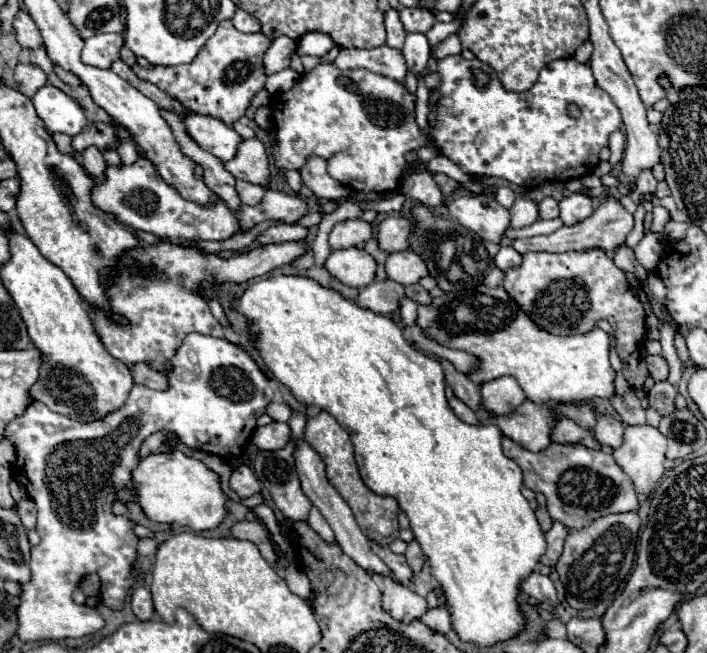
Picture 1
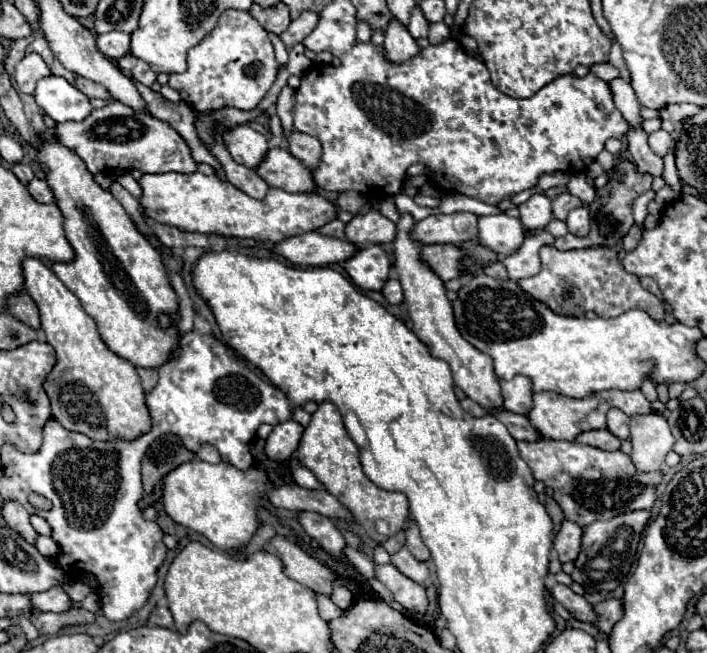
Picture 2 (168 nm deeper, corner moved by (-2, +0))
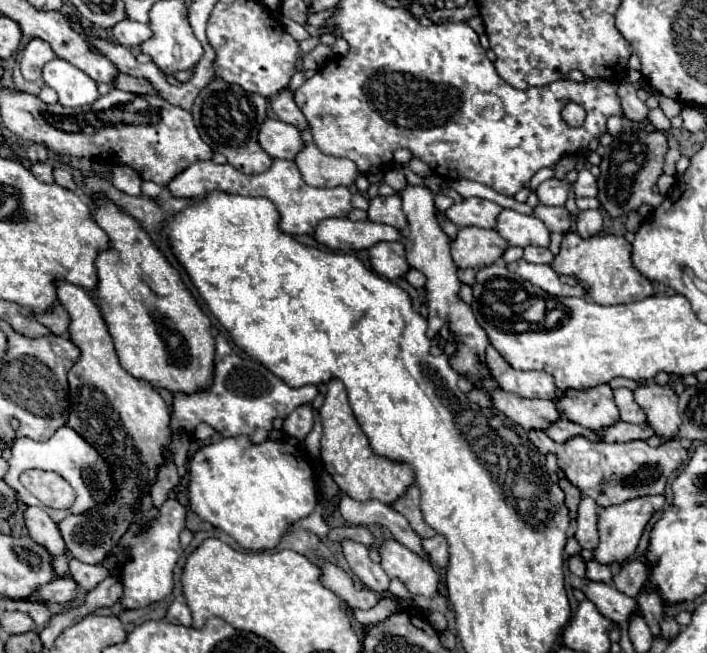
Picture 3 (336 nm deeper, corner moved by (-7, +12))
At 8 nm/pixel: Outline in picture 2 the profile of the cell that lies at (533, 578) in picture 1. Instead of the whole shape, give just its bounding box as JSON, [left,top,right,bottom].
[551,584,597,622]

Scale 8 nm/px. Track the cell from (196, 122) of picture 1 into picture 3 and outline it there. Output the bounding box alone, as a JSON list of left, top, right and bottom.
[258,120,302,160]

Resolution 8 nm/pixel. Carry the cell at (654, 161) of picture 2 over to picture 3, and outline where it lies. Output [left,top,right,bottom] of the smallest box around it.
[620,84,648,122]

